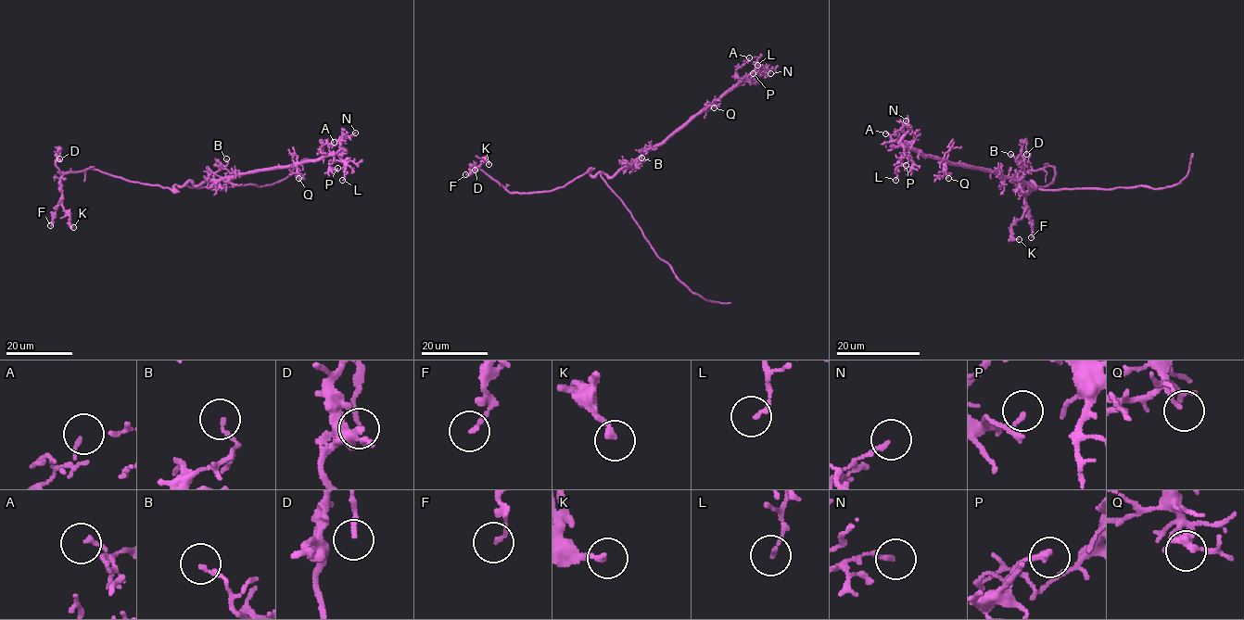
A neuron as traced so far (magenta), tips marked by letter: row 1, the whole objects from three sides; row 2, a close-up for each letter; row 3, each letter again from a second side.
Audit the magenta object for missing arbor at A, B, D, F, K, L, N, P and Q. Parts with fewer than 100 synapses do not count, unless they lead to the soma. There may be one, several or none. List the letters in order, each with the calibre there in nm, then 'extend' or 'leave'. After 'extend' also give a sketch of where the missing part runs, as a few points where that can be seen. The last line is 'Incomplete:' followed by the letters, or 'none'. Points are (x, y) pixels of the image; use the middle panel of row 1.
A: calibre 120 nm; leave
B: calibre 140 nm; leave
D: calibre 140 nm; leave
F: calibre 150 nm; leave
K: calibre 220 nm; leave
L: calibre 140 nm; leave
N: calibre 160 nm; leave
P: calibre 120 nm; leave
Q: calibre 90 nm; leave
Incomplete: none

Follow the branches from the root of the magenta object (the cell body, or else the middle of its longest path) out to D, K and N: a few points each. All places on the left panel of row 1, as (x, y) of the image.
D: (194, 183), (187, 182), (170, 189), (126, 181), (93, 169), (61, 172), (56, 165), (58, 150), (59, 158)
K: (194, 183), (187, 182), (170, 189), (93, 169), (66, 172), (60, 181), (61, 206), (73, 227)
N: (194, 183), (201, 185), (231, 176), (318, 160), (333, 156), (339, 150), (342, 137), (355, 132)

